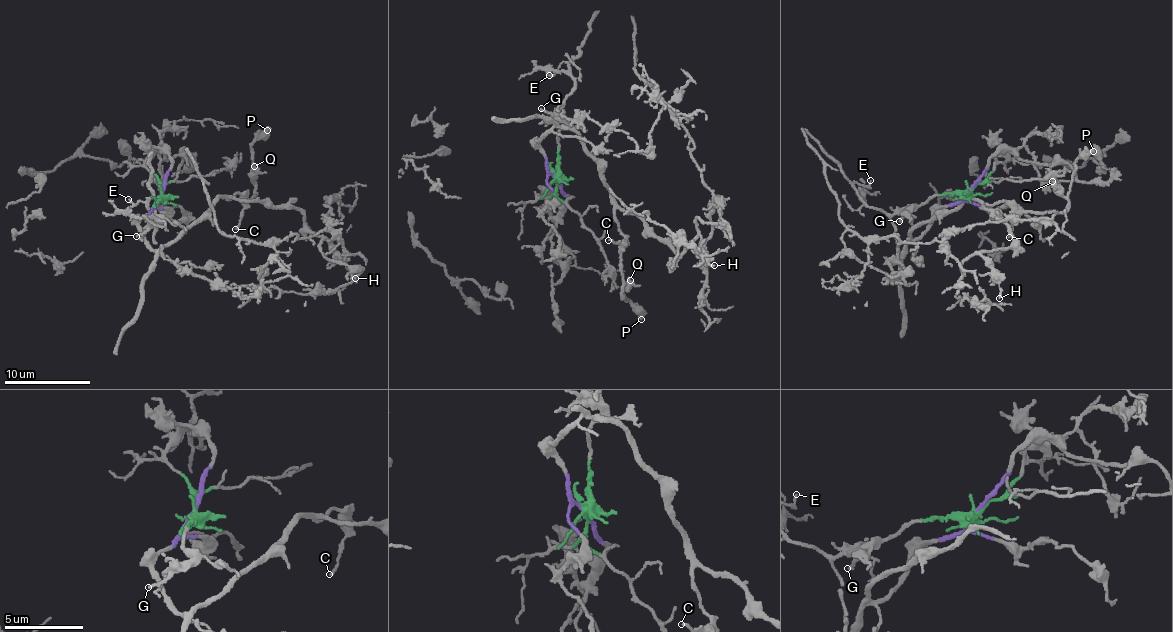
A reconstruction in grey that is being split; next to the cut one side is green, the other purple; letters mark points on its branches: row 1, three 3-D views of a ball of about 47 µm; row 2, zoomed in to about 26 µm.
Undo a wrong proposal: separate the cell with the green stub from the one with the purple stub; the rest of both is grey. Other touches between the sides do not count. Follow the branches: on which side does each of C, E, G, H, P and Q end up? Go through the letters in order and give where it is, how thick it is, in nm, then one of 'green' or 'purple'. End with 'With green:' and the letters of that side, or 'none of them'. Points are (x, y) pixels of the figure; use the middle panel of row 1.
C: at (608, 240); 150 nm thick; purple
E: at (549, 75); 80 nm thick; green
G: at (541, 108); 150 nm thick; green
H: at (714, 265); 150 nm thick; purple
P: at (641, 319); 440 nm thick; purple
Q: at (630, 280); 360 nm thick; purple
With green: E, G

